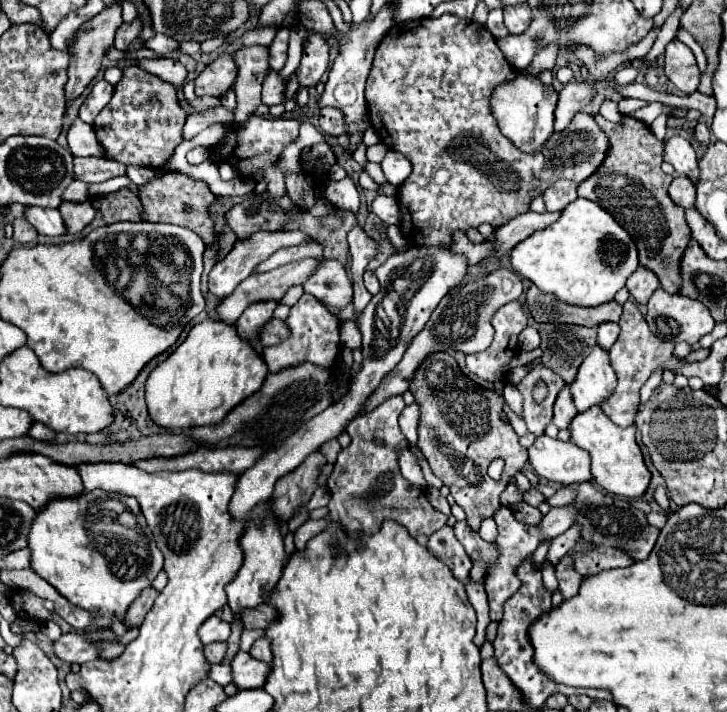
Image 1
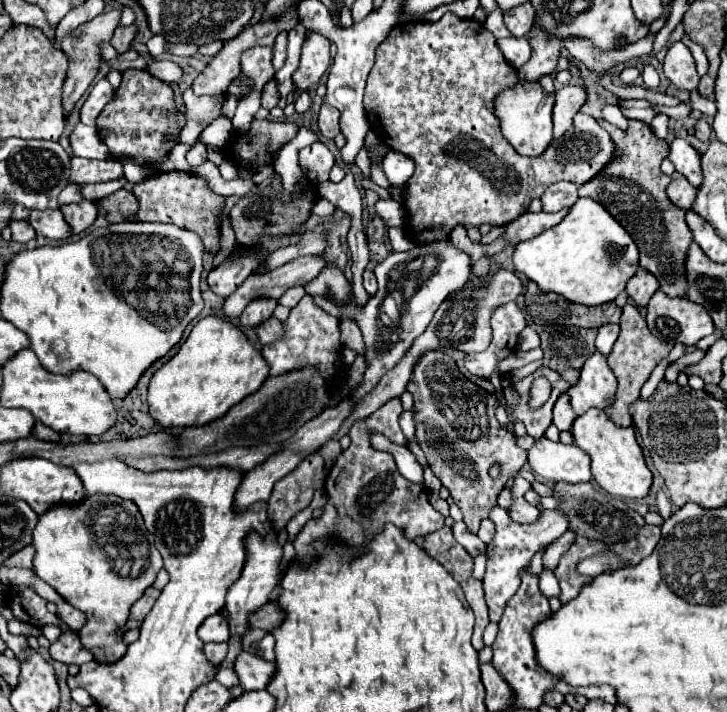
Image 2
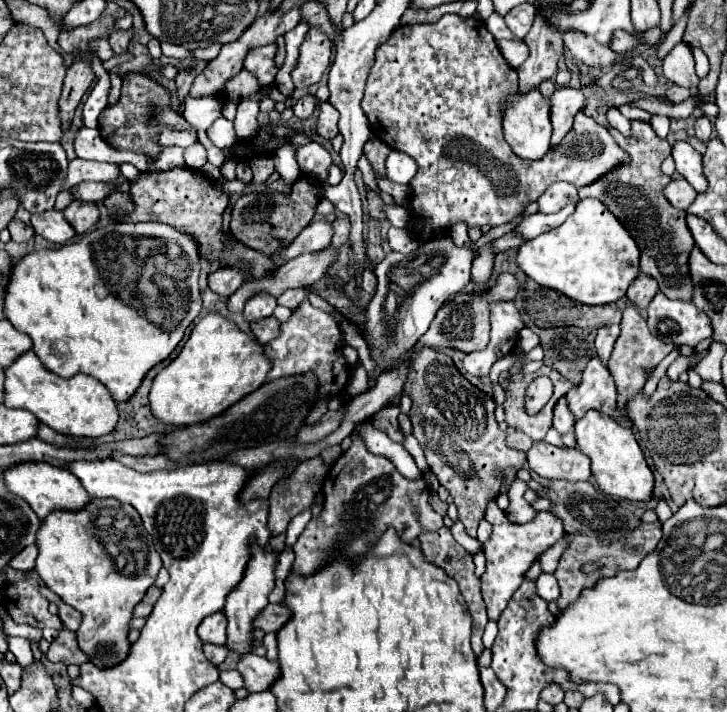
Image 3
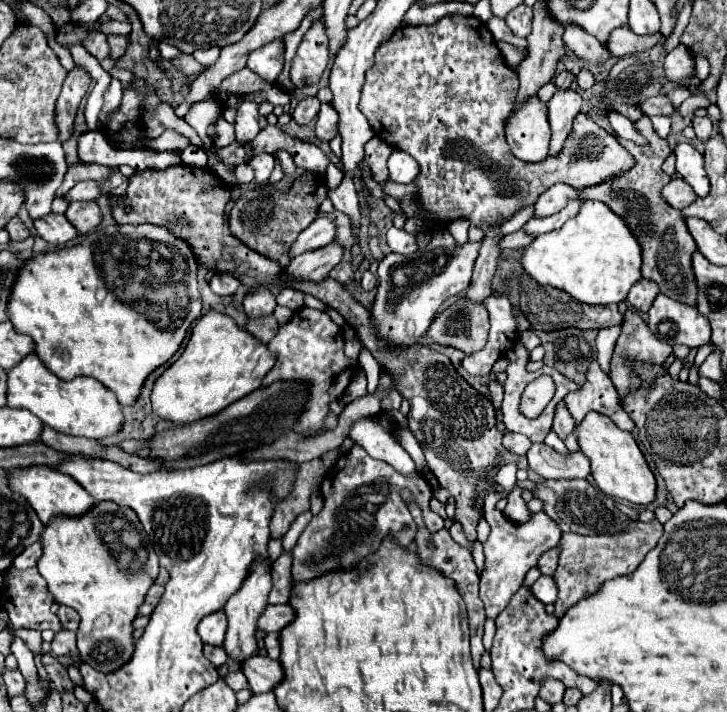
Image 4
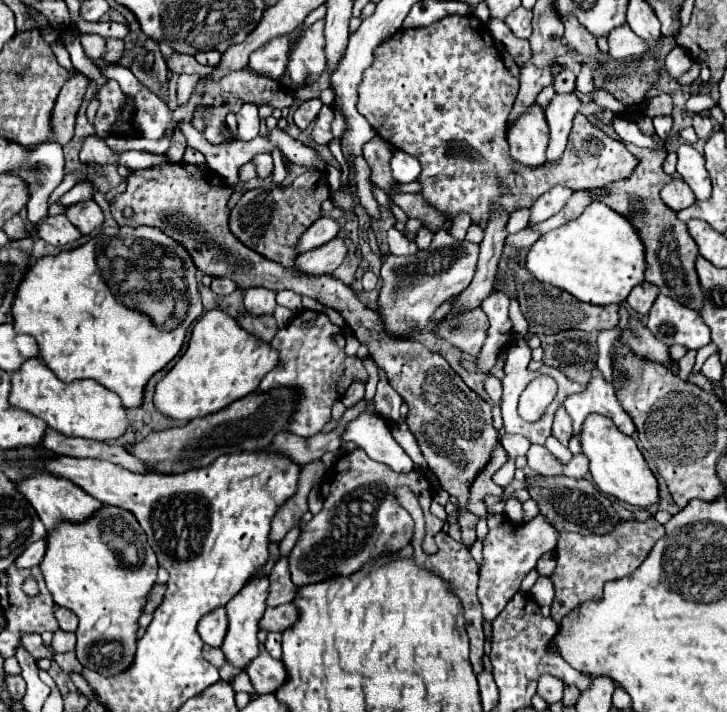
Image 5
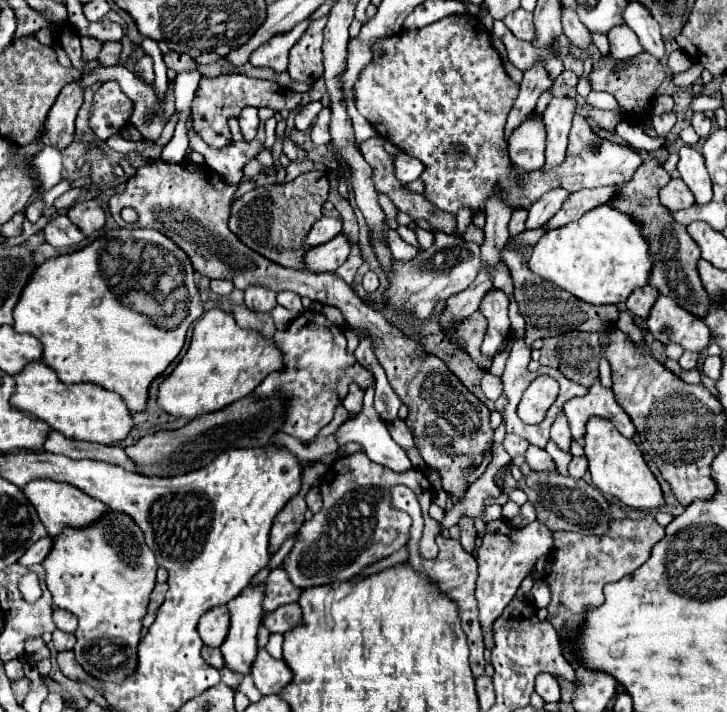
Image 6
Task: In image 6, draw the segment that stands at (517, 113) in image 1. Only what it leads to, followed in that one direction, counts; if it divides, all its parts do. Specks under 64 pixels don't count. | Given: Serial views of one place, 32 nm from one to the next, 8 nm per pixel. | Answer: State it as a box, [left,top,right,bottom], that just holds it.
[508,112,546,172]

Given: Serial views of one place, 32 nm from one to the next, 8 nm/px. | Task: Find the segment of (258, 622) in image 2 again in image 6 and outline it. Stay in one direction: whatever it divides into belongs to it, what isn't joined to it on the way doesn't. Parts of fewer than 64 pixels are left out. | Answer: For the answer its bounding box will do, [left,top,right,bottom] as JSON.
[262,604,302,632]

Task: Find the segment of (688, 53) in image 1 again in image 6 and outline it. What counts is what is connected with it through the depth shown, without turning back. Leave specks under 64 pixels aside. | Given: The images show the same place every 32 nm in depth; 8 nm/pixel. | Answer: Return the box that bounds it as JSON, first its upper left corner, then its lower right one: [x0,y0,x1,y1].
[668,50,692,74]

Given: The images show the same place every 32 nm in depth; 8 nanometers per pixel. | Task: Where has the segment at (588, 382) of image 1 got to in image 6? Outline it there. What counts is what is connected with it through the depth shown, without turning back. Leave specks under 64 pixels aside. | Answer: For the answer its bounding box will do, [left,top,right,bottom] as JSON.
[564,378,636,440]

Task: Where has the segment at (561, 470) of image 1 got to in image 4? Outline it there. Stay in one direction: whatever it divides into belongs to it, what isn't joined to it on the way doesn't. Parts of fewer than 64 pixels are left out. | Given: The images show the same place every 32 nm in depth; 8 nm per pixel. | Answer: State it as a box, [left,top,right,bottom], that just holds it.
[526,444,590,480]

